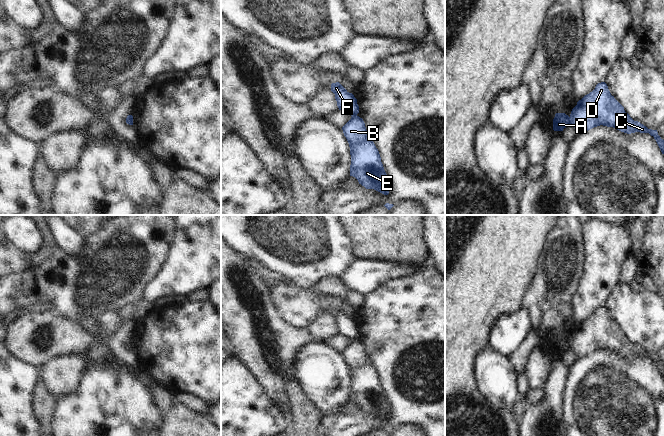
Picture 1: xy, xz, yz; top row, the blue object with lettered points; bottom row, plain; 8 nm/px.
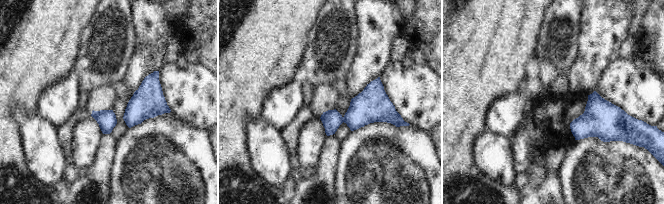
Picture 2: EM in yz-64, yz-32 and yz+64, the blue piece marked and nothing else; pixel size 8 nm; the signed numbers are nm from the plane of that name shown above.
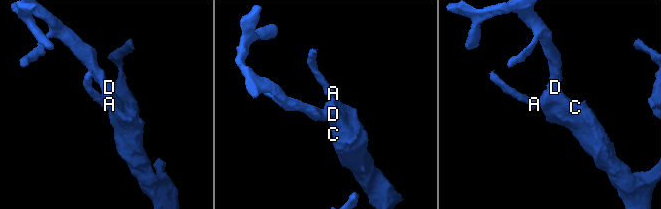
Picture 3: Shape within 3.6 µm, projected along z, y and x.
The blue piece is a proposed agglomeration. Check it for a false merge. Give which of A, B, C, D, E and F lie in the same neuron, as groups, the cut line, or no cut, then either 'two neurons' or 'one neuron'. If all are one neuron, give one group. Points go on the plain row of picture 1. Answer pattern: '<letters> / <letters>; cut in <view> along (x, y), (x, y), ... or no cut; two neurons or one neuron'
A F / B C D E; cut in yz along (568, 341), (569, 347); two neurons

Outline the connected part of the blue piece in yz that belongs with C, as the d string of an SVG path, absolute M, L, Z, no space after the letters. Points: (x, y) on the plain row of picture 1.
M605 306L598 307L592 316L577 326L571 335L569 345L578 358L600 349L613 351L627 358L649 357L664 378L664 364L658 359L657 354L648 353L640 346L634 345L611 319Z

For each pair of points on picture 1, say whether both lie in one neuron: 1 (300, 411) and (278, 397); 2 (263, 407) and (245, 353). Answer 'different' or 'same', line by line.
1: different
2: different

